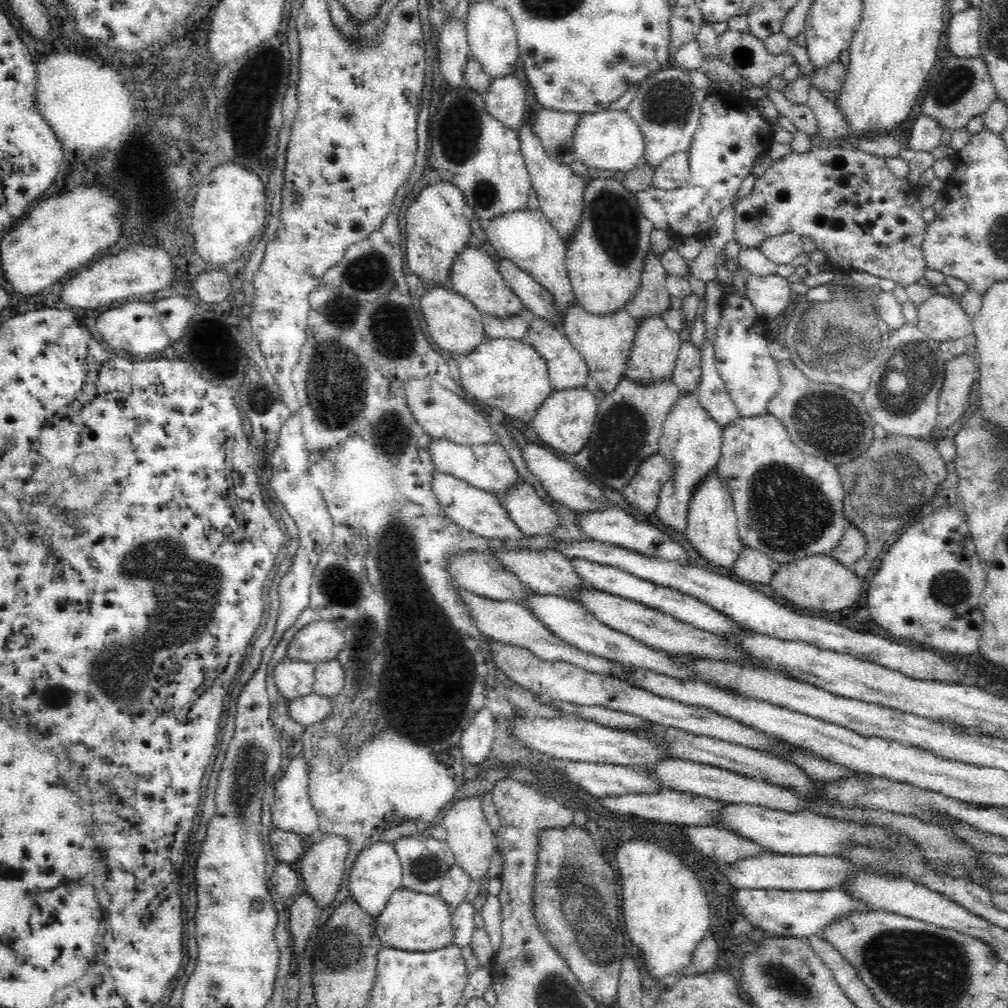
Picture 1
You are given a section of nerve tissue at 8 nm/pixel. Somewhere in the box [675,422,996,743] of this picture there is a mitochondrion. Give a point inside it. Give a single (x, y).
(887, 485)

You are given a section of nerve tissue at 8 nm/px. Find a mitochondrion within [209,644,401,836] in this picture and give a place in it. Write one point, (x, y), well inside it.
(250, 769)

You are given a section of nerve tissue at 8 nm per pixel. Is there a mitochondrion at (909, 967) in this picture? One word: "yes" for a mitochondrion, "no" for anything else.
yes

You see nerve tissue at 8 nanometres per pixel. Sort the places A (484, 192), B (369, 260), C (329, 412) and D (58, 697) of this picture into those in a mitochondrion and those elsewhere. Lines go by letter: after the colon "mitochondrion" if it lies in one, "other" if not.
A: mitochondrion
B: mitochondrion
C: mitochondrion
D: mitochondrion

